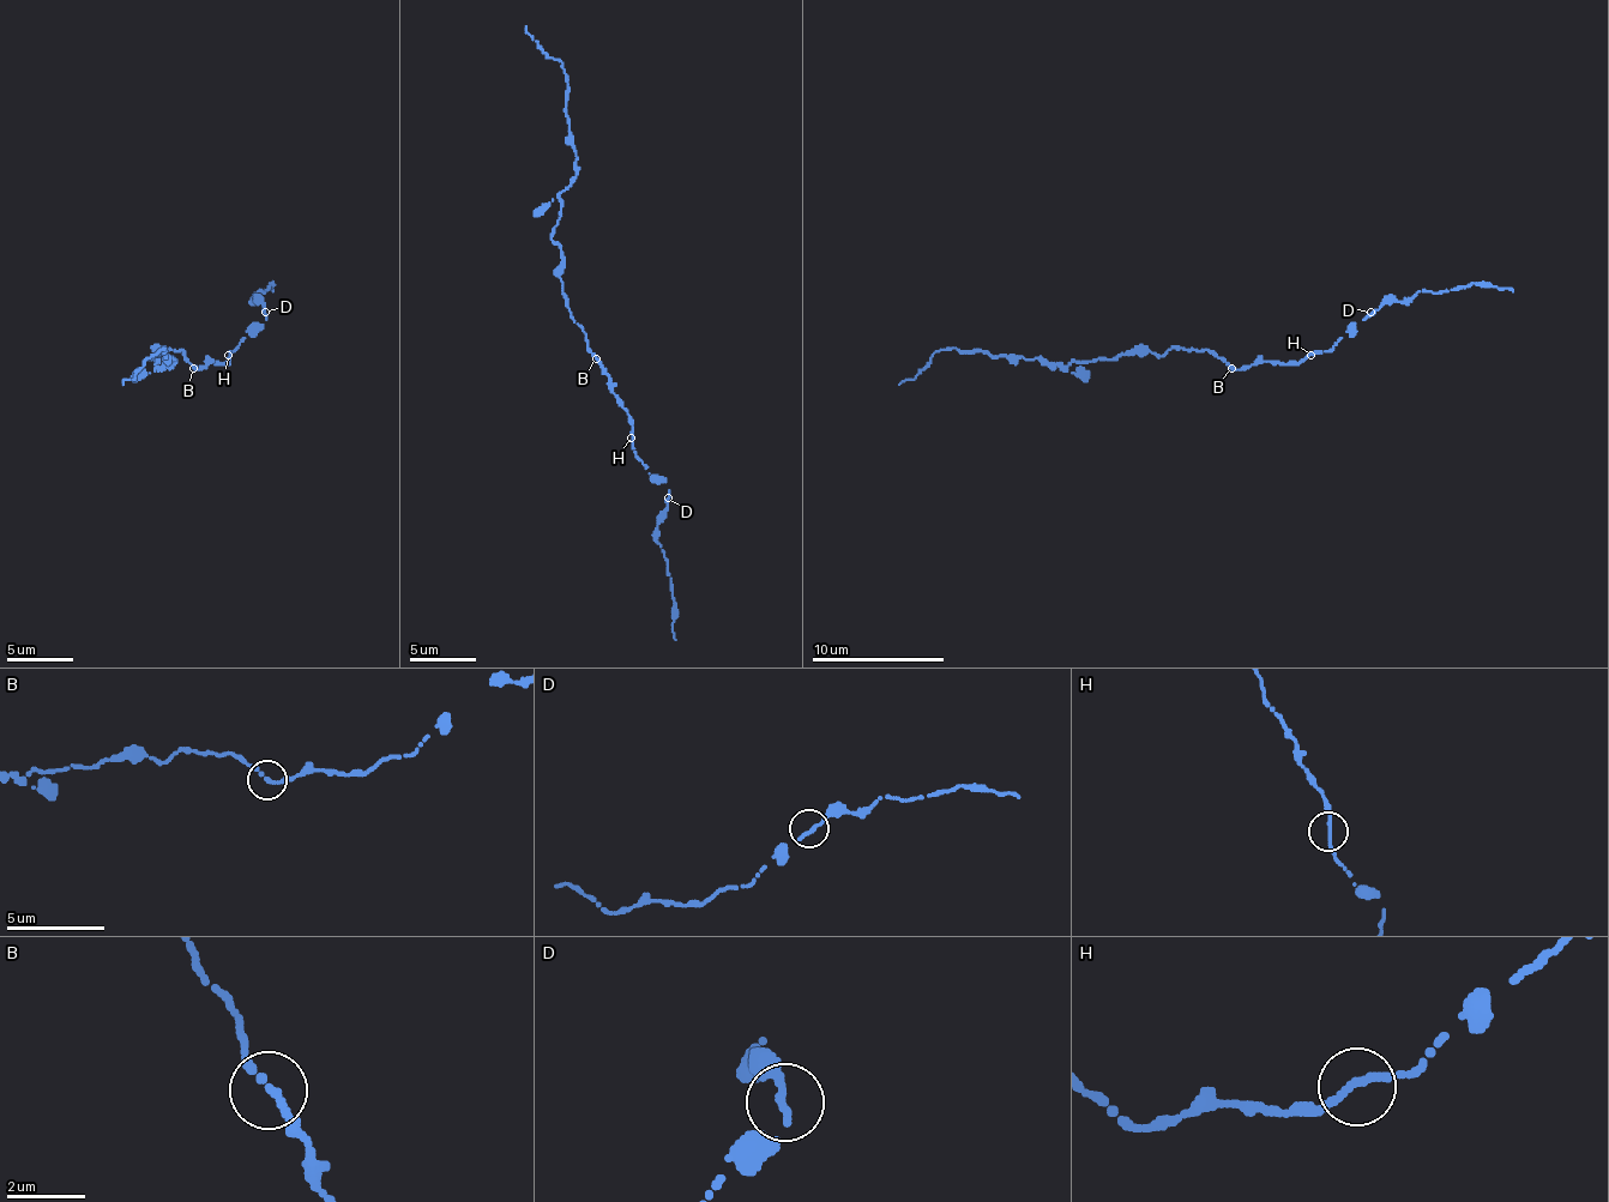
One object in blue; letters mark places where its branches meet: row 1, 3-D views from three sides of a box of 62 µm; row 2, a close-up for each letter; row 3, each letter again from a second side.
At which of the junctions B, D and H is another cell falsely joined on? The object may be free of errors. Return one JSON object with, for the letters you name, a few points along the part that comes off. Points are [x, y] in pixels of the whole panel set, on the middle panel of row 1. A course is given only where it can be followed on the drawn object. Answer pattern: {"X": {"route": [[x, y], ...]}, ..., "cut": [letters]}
{"cut": []}

